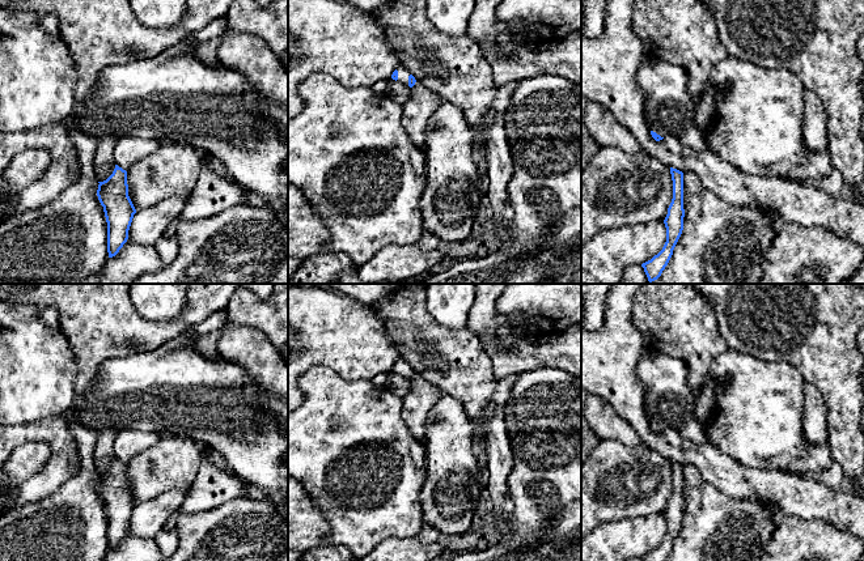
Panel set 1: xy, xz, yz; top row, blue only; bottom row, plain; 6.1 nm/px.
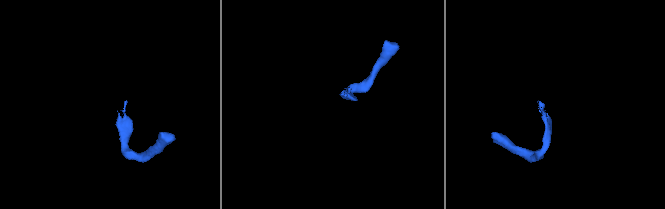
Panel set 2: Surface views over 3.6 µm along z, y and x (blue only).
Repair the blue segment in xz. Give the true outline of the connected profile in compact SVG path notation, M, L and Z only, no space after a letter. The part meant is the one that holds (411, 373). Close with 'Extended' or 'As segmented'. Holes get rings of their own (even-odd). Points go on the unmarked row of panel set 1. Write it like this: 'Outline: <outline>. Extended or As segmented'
Outline: M398 360L391 371L386 374L385 388L398 398L406 396L411 391L411 381L415 378L415 370L403 360Z. Extended

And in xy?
Outline: M226 309L216 311L195 326L191 335L181 335L154 350L141 350L126 357L106 360L90 388L82 395L75 396L72 409L77 415L77 420L97 433L92 455L99 476L97 489L107 515L109 545L102 561L164 561L171 557L179 543L177 530L161 530L154 537L140 537L128 532L128 523L136 502L128 489L127 464L119 460L114 452L115 438L123 429L160 434L169 432L203 442L204 447L219 452L225 459L228 468L240 479L254 488L263 489L266 500L271 501L288 522L288 462L283 459L288 452L288 421L284 409L264 394L240 366L224 358L207 360L196 350L196 341L202 336L221 330L225 315Z. Extended

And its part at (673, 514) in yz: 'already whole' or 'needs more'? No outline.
needs more

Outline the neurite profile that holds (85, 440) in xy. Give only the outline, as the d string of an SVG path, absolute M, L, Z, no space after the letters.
M72 407L60 416L68 424L71 434L76 441L82 467L76 476L48 497L33 503L25 503L0 515L0 561L102 561L109 551L107 515L103 500L97 489L99 476L94 468L92 455L97 442L97 433L89 430L77 420Z

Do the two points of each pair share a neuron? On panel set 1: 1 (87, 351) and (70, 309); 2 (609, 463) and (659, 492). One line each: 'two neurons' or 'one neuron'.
1: one neuron
2: one neuron

